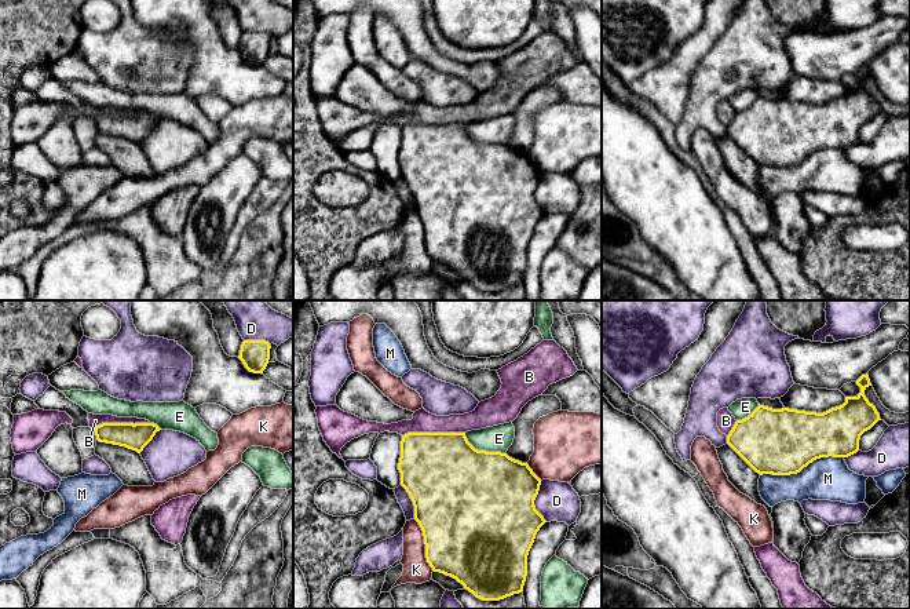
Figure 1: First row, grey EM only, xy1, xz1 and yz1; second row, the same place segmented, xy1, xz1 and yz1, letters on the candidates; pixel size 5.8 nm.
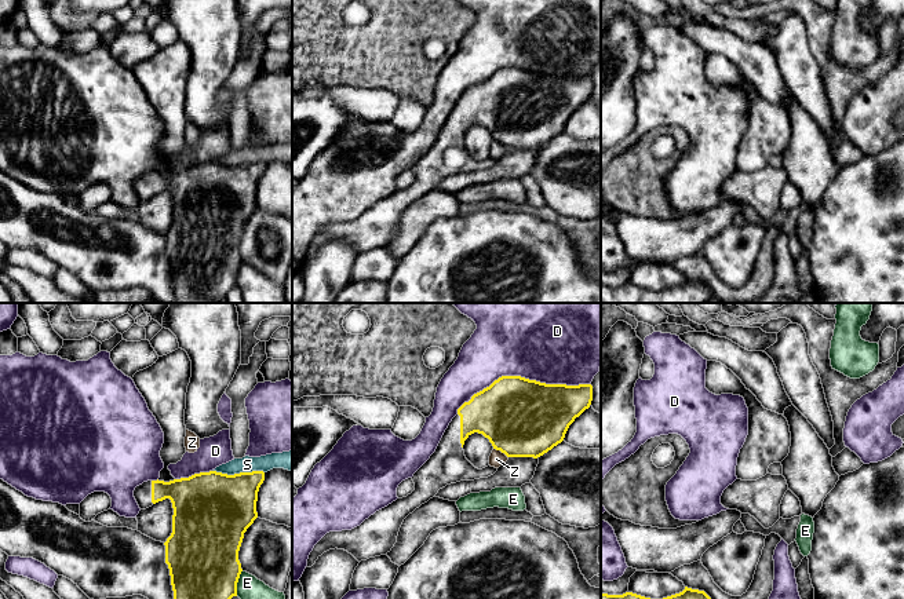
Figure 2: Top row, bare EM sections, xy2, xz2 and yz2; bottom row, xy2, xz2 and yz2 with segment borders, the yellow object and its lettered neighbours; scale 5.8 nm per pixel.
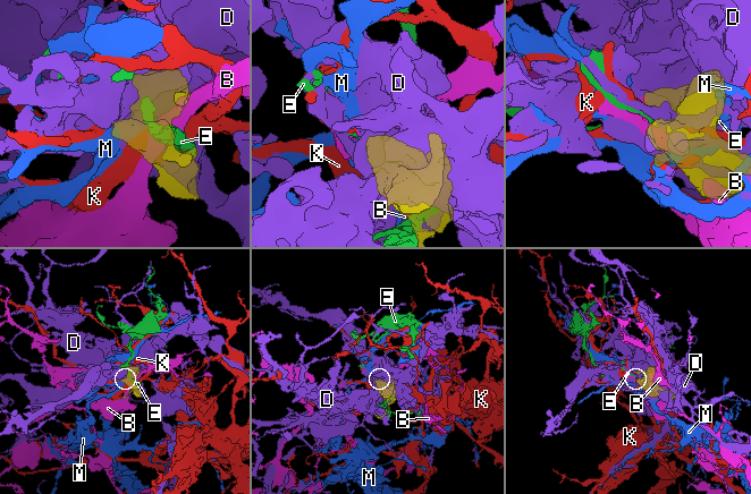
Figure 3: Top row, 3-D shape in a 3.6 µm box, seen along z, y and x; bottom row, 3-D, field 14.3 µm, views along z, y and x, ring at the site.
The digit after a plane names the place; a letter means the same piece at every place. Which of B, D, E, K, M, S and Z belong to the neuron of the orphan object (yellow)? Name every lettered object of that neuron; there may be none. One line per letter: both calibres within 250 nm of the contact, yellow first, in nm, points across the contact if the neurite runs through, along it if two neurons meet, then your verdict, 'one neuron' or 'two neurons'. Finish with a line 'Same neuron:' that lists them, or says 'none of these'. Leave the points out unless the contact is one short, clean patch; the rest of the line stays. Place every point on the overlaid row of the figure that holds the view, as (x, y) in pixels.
B: 480 nm thick on the yellow side, 130 nm on the other; border along xz1 (464, 431), (408, 431), (402, 436); two neurons
D: 460 nm thick on the yellow side, 480 nm on the other; two neurons
E: 500 nm thick on the yellow side, 160 nm on the other; two neurons
K: 500 nm thick on the yellow side, 160 nm on the other; two neurons
M: 380 nm thick on the yellow side, 260 nm on the other; two neurons
S: 440 nm thick on the yellow side, 100 nm on the other; border along xy2 (212, 470), (228, 474), (263, 473); two neurons
Z: 460 nm thick on the yellow side, 90 nm on the other; two neurons
Same neuron: none of these

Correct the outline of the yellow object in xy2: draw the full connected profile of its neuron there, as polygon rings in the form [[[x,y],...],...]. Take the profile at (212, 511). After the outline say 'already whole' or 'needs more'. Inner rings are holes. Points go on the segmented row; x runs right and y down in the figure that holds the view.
[[[216,471],[189,478],[147,481],[136,486],[134,497],[141,509],[170,498],[174,508],[172,533],[164,543],[174,599],[232,599],[243,571],[238,551],[244,533],[258,518],[256,501],[263,471],[227,475]]]; needs more

